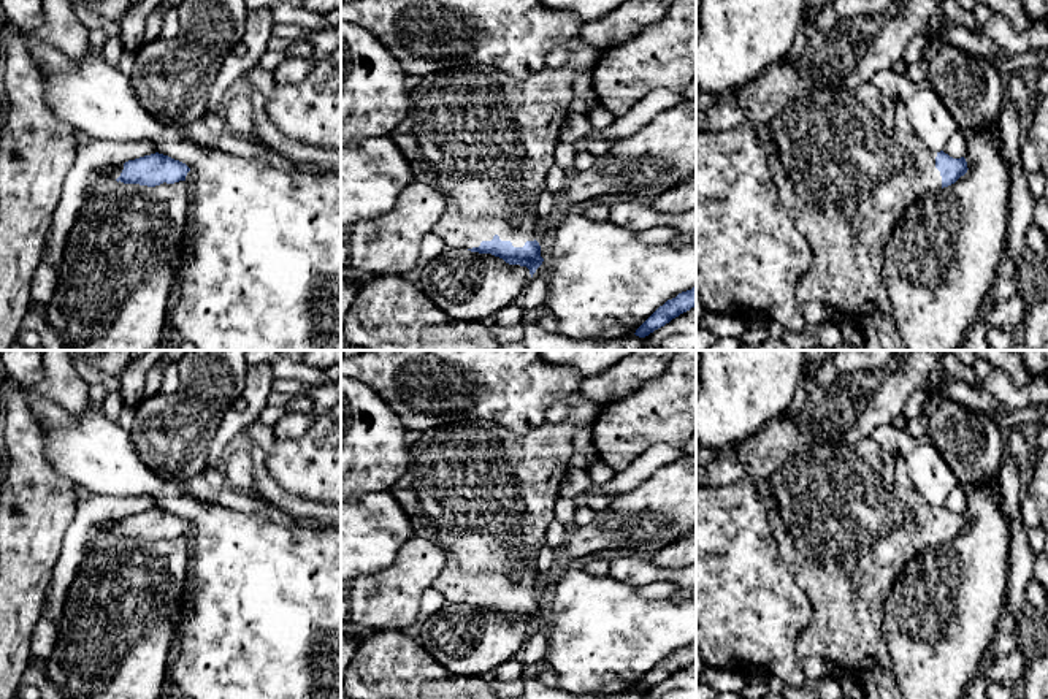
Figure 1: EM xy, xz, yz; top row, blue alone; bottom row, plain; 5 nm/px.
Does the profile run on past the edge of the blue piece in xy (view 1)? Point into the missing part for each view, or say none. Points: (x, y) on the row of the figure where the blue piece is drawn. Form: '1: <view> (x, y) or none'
1: xy (113, 173)

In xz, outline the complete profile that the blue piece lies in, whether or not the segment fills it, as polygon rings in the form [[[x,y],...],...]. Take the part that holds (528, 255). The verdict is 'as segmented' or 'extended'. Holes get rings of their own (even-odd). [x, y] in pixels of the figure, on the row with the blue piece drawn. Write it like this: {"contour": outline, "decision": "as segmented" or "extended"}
{"contour": [[[580,36],[568,46],[569,55],[563,65],[545,67],[526,79],[507,76],[491,65],[474,63],[423,76],[411,90],[407,113],[390,138],[406,157],[414,179],[428,184],[446,198],[447,212],[438,220],[433,233],[447,247],[491,254],[509,265],[526,266],[531,277],[542,265],[541,246],[534,239],[539,192],[555,163],[560,130],[576,98],[572,81],[577,73],[593,70],[602,55],[601,49],[587,44]]], "decision": "extended"}

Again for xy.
{"contour": [[[151,154],[135,160],[128,160],[124,165],[113,165],[106,173],[100,173],[101,182],[111,184],[140,184],[155,187],[160,184],[174,184],[186,181],[190,168],[163,154]]], "decision": "extended"}

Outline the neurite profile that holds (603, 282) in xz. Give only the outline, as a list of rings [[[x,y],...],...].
[[[574,212],[557,220],[552,247],[542,262],[549,271],[544,309],[557,317],[557,331],[563,336],[576,341],[631,336],[667,300],[696,285],[696,235],[648,246],[610,220],[595,222]]]

